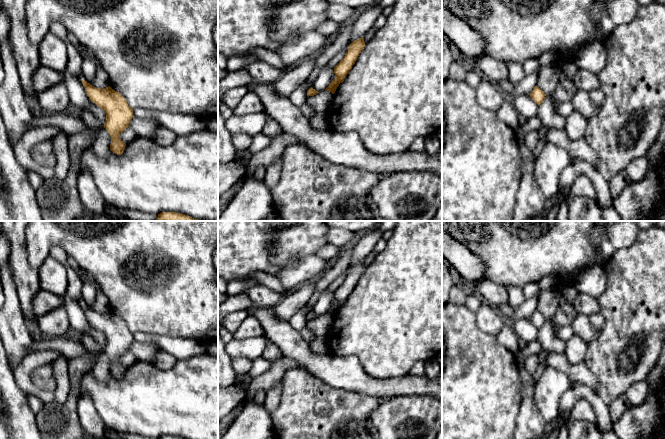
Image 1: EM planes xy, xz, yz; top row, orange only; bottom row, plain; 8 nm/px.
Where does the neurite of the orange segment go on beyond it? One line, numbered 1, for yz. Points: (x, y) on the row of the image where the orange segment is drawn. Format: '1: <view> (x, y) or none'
1: none

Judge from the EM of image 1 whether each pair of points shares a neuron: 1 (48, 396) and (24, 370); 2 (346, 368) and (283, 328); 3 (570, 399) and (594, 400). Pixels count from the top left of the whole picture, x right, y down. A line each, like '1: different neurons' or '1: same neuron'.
1: same neuron
2: same neuron
3: same neuron

